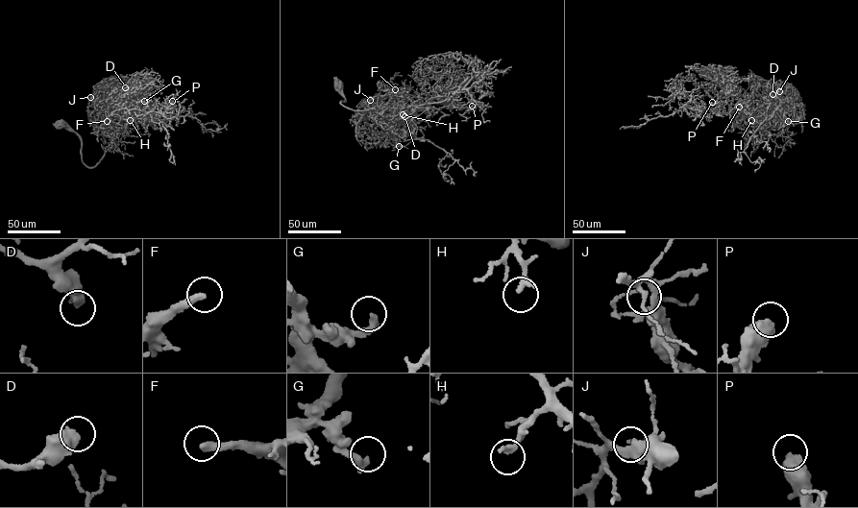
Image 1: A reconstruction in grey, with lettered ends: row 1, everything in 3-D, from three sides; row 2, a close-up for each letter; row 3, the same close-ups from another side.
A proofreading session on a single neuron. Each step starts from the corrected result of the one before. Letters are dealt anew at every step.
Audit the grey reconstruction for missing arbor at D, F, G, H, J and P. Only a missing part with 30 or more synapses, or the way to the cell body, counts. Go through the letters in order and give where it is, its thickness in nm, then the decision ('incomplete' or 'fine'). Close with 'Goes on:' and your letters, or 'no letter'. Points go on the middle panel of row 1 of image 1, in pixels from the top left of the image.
D: at (404, 116); 340 nm thick; fine
F: at (395, 89); 320 nm thick; incomplete
G: at (399, 146); 300 nm thick; fine
H: at (403, 114); 260 nm thick; incomplete
J: at (370, 100); 90 nm thick; fine
P: at (472, 106); 650 nm thick; incomplete
Goes on: F, H, P

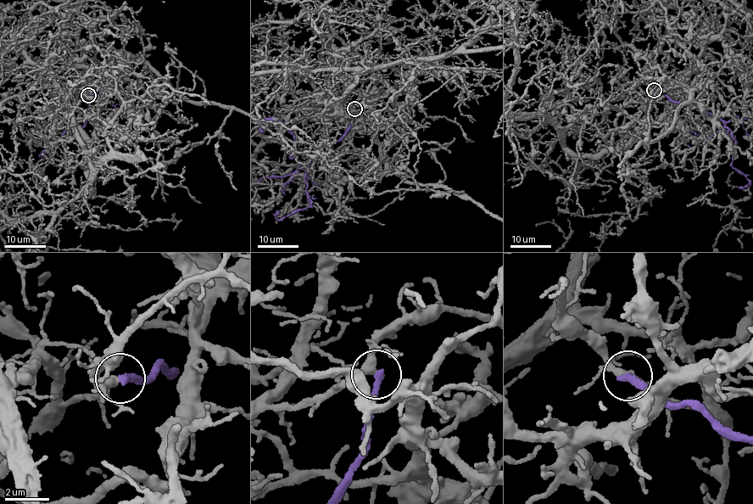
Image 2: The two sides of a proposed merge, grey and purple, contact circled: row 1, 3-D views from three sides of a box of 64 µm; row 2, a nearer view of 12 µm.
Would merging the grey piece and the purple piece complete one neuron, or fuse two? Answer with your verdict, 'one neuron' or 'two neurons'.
two neurons

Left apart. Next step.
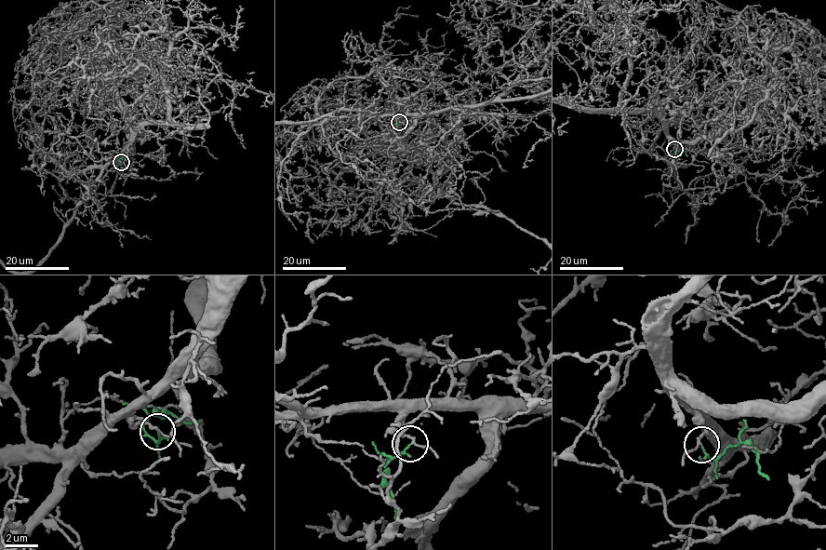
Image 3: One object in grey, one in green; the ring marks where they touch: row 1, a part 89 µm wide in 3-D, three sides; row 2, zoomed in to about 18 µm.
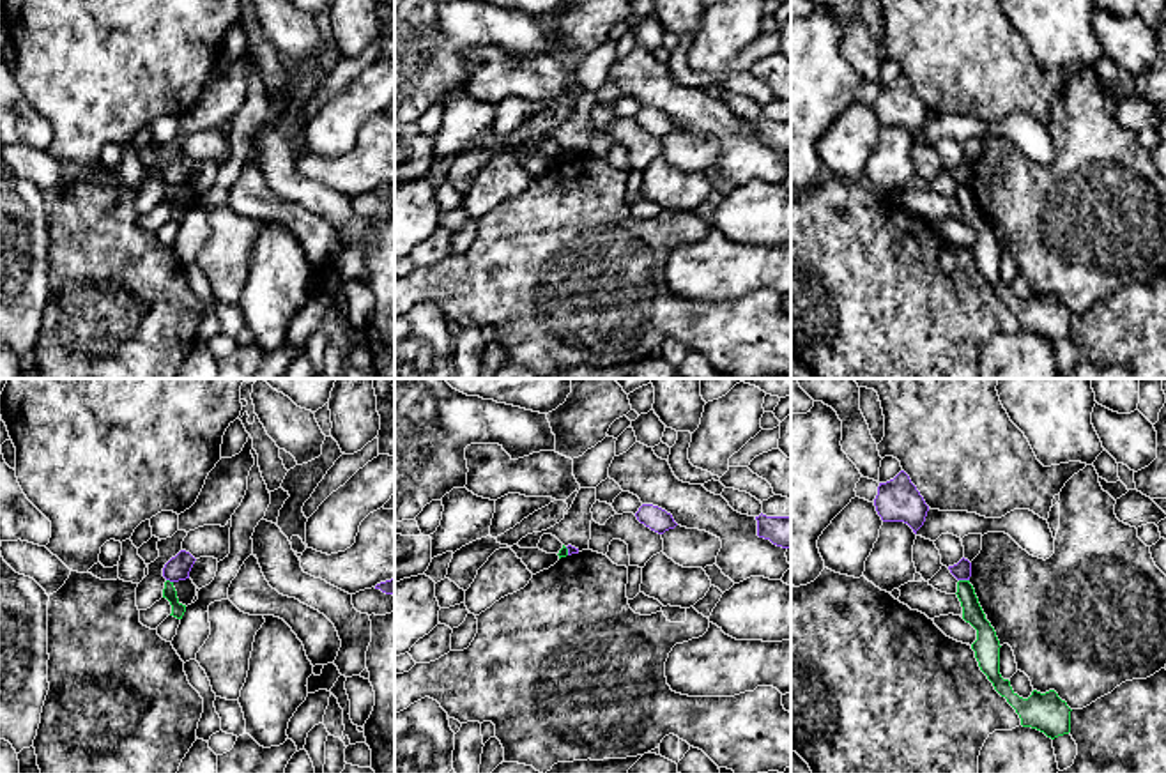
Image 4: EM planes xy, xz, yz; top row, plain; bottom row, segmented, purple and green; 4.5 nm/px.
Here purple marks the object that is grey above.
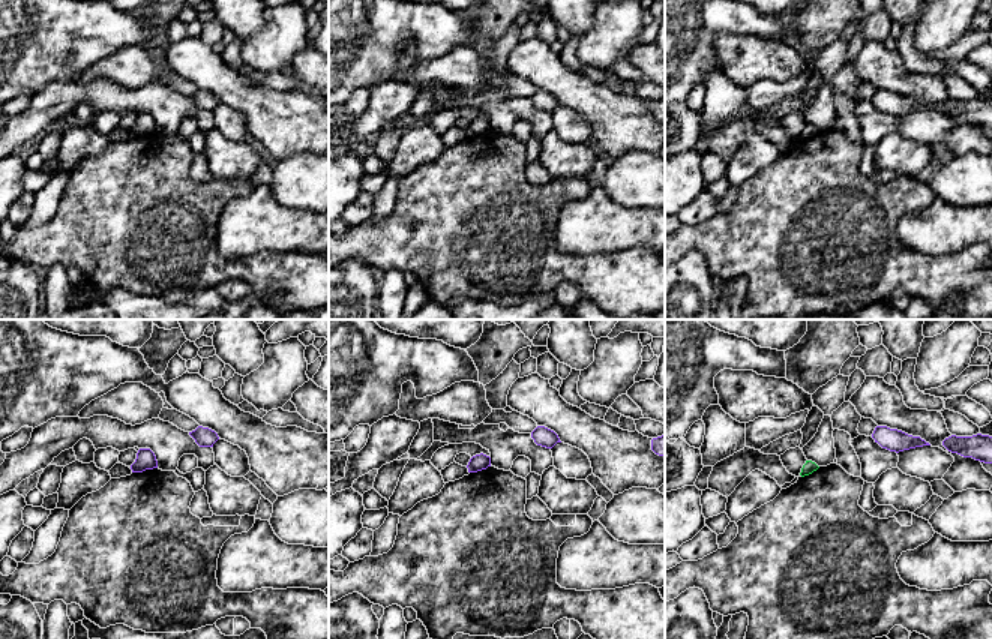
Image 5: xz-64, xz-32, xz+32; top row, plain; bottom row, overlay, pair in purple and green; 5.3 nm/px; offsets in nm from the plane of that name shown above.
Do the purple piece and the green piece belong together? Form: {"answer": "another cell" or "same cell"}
{"answer": "another cell"}

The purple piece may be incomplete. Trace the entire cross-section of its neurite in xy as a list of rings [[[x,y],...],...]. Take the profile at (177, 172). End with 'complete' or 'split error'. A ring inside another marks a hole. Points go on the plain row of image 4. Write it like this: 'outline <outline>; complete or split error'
outline [[[180,154],[175,161],[172,161],[165,168],[163,180],[170,186],[186,184],[186,182],[189,182],[189,175],[191,175],[195,165],[196,163],[189,156]]]; complete

